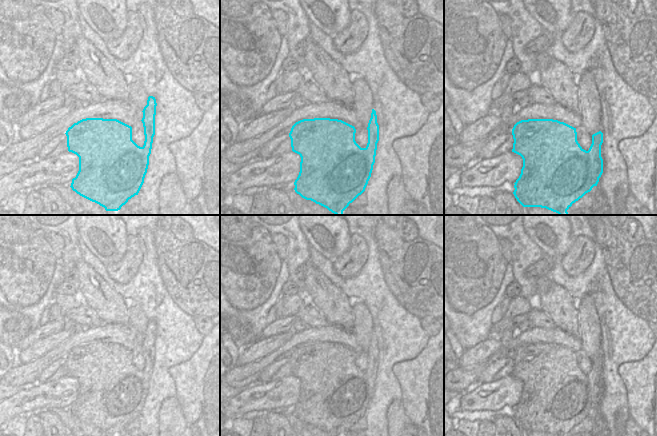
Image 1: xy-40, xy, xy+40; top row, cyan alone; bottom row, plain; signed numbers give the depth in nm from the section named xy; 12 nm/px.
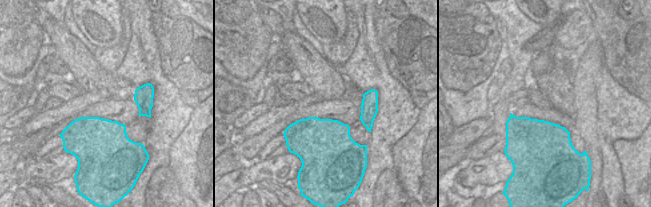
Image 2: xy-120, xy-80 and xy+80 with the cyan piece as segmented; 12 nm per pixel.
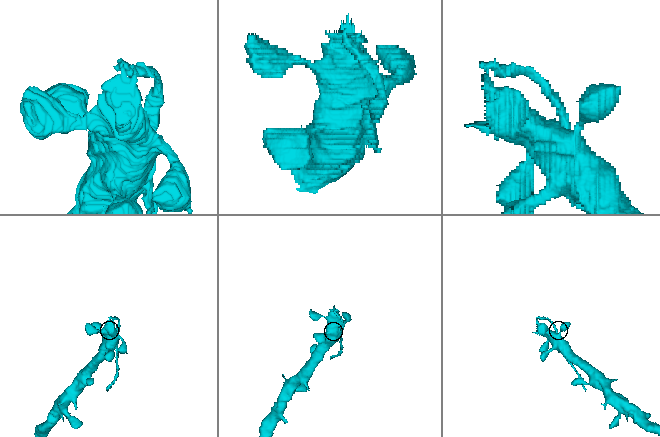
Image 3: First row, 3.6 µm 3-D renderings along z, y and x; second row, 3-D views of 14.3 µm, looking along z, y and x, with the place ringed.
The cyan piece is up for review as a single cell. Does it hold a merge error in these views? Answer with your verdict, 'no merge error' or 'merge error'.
merge error

